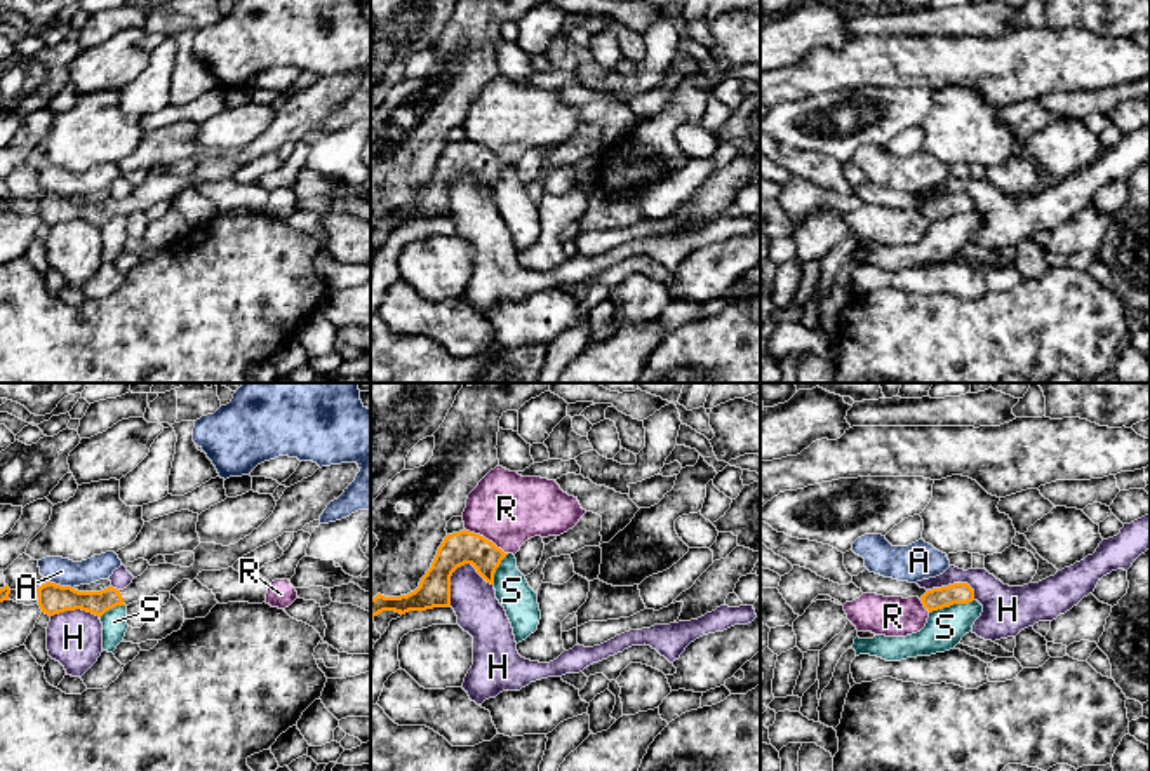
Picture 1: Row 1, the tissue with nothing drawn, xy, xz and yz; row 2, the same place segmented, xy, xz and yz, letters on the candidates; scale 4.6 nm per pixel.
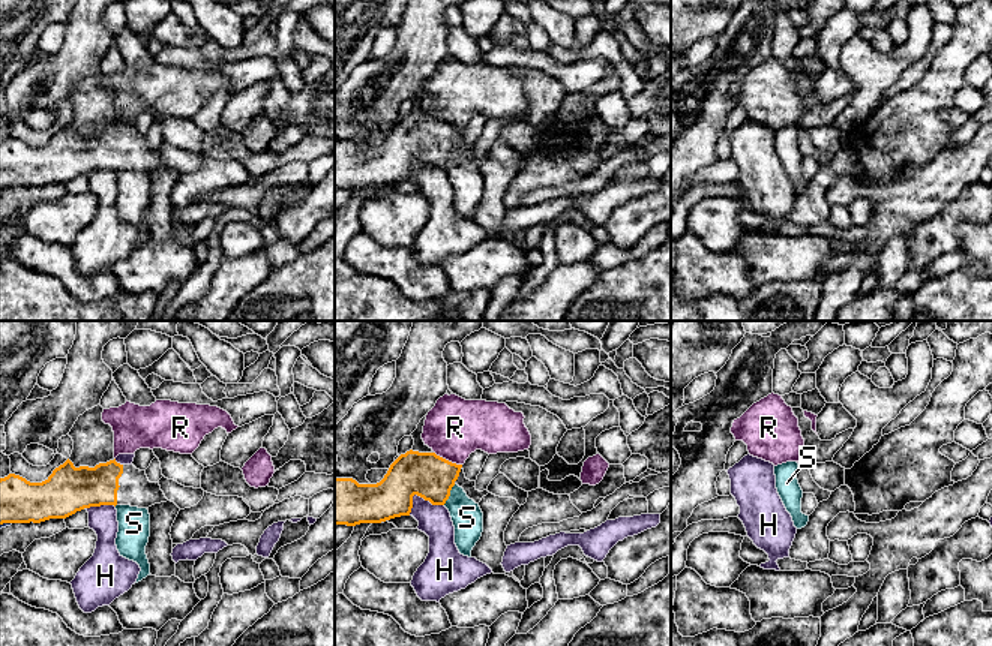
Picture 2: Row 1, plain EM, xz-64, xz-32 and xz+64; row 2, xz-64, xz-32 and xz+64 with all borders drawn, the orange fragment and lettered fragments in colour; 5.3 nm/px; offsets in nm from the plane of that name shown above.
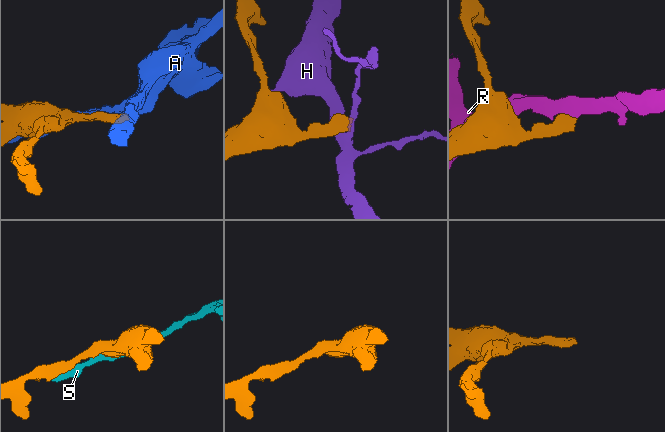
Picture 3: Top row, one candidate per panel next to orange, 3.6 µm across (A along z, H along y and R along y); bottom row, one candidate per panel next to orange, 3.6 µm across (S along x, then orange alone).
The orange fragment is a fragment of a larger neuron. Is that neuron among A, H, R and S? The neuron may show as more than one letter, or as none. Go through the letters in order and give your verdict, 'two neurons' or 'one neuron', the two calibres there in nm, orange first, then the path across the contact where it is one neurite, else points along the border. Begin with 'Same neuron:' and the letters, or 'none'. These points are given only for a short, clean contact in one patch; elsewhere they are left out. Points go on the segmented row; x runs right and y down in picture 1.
Same neuron: none
A: two neurons; 140 nm thick on the orange side, 130 nm on the other
H: two neurons; 160 nm thick on the orange side, 200 nm on the other; border along xz (493, 585), (470, 564), (461, 564), (451, 576), (449, 604)
R: two neurons; 160 nm thick on the orange side, 340 nm on the other
S: two neurons; 100 nm thick on the orange side, 180 nm on the other; border along yz (973, 599), (929, 613)

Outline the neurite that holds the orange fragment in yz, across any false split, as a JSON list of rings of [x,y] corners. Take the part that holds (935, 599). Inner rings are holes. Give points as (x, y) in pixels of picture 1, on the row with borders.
[[[953,583],[941,588],[927,590],[920,597],[924,607],[933,613],[953,604],[967,604],[974,600],[974,590],[967,583]]]

